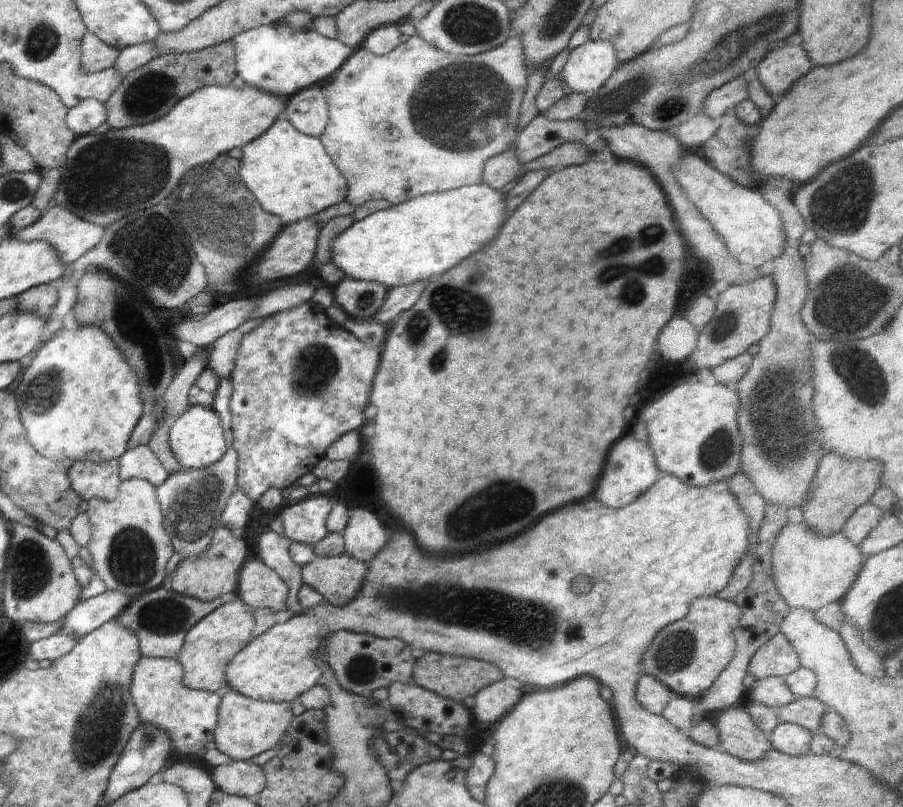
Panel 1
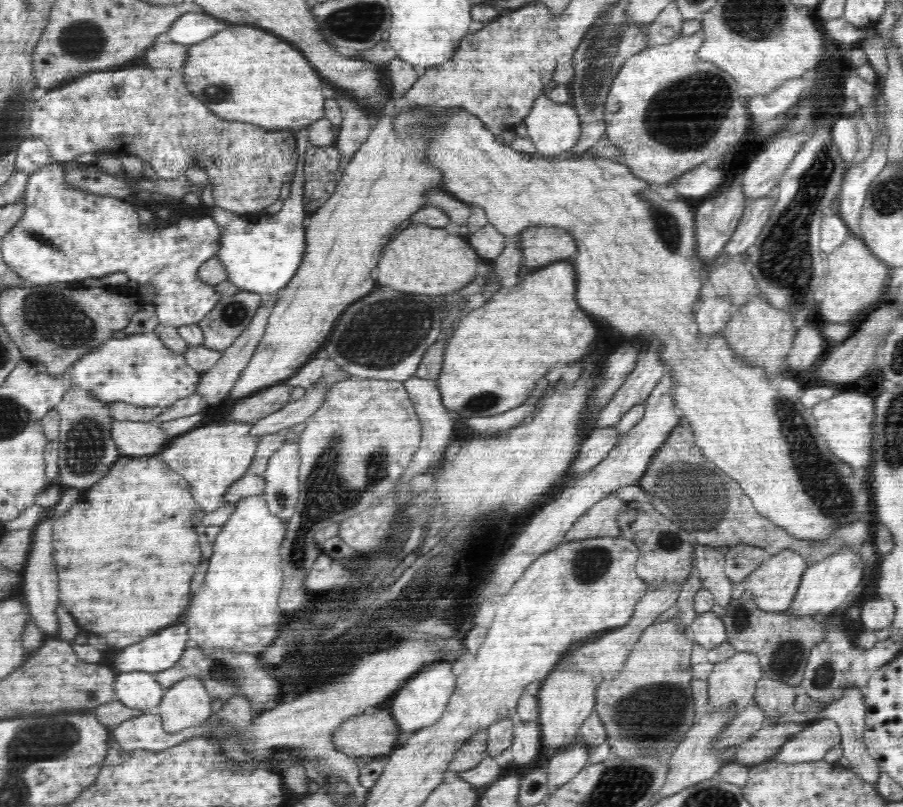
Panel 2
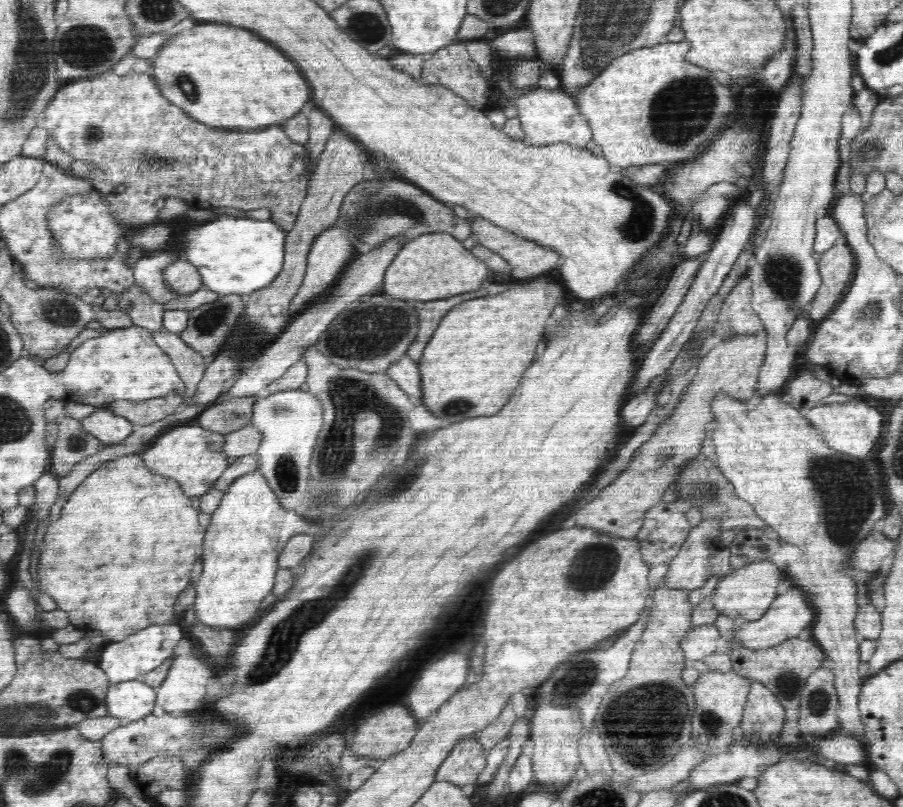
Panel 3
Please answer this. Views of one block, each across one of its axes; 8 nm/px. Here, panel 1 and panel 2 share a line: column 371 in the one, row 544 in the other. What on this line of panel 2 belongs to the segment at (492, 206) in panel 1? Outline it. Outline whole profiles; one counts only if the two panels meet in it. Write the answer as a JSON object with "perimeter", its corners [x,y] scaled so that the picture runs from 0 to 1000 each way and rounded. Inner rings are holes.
{"perimeter":[[[293,613],[272,615],[261,622],[259,634],[238,667],[237,679],[230,694],[228,719],[204,761],[203,770],[207,773],[209,792],[215,793],[217,800],[223,802],[226,808],[237,808],[237,804],[246,803],[259,809],[287,813],[308,791],[315,774],[312,766],[316,765],[308,752],[308,741],[315,719],[311,677],[316,668],[317,653],[317,646],[298,633]]]}

